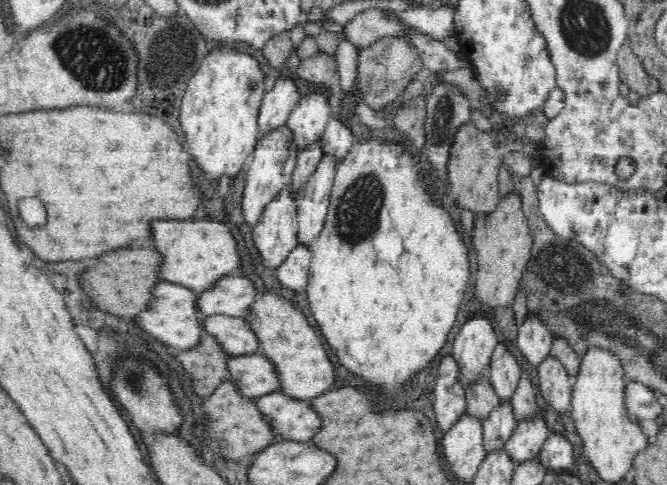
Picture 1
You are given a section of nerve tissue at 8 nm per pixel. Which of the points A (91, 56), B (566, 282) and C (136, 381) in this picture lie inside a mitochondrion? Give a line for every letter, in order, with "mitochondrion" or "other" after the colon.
A: mitochondrion
B: mitochondrion
C: mitochondrion

